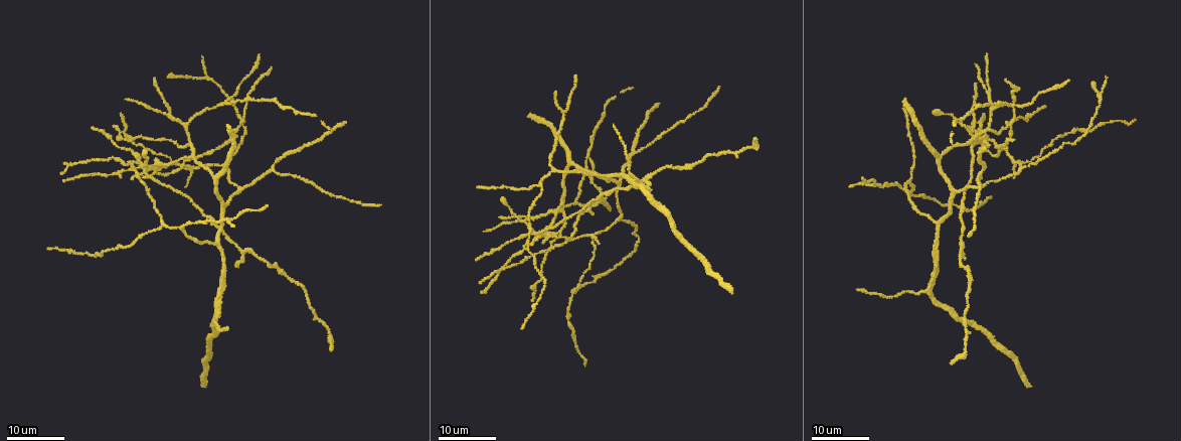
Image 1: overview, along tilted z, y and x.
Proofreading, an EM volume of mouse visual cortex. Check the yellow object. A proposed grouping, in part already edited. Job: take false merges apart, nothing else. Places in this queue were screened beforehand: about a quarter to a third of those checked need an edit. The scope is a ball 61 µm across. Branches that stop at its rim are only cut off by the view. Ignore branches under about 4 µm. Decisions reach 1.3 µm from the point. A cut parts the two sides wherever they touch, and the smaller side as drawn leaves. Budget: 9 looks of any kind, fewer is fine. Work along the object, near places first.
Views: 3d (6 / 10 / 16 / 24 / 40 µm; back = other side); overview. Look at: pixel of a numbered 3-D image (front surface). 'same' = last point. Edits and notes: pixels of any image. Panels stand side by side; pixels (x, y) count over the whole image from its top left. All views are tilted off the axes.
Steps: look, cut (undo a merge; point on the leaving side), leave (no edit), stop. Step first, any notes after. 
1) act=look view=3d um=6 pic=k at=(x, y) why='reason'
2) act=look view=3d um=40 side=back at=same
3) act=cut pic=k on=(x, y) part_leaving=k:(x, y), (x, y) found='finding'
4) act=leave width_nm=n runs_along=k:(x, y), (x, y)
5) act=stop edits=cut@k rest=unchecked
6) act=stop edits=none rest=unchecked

act=look view=3d um=16 pic=1 at=(591, 235) why='four-way junction'

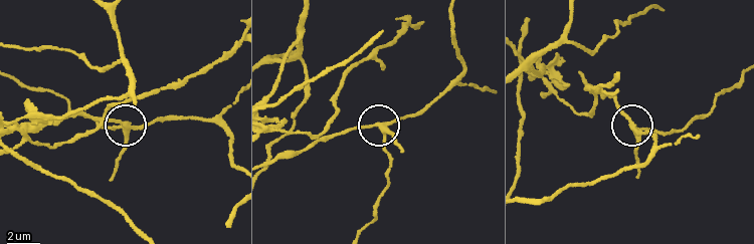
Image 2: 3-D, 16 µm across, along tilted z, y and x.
act=look view=3d um=6 pic=2 at=(633, 131) why='zoom in'

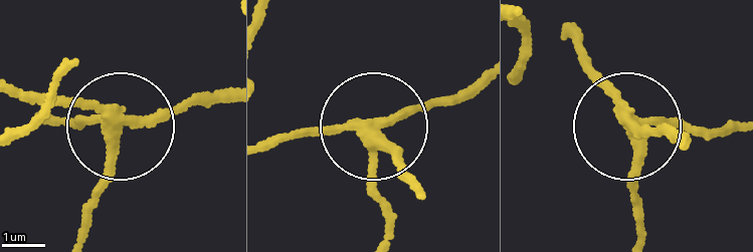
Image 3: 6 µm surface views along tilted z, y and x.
act=look view=3d um=6 side=back pic=3 at=(369, 138) why='from behind'

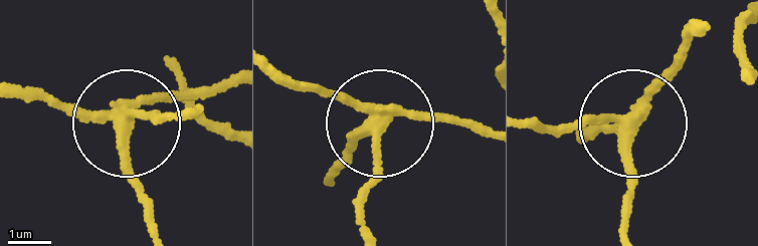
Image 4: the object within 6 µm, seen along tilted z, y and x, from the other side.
act=cut pic=4 on=(126, 175) width_nm=270 part_leaving=4:(118, 111), (192, 111) found='a second neuron is stuck on'

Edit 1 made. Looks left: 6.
act=look view=overview

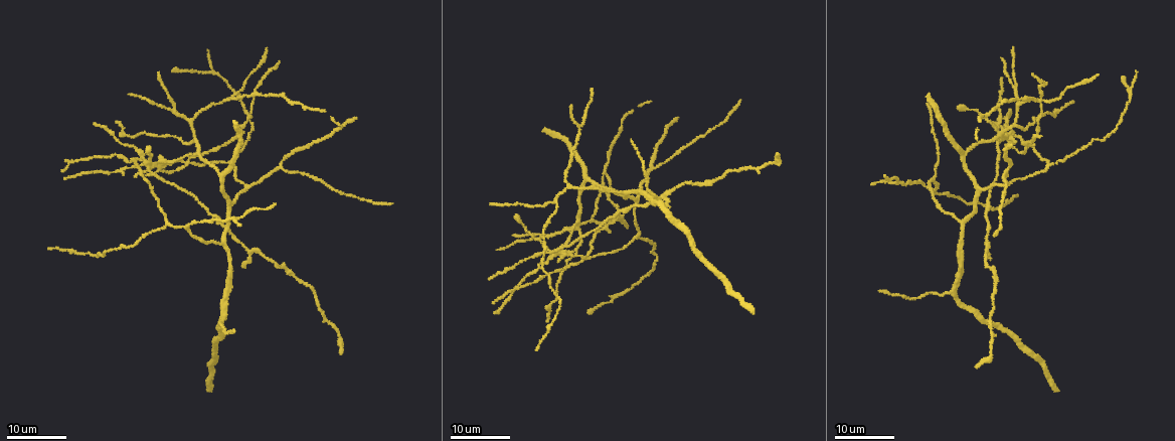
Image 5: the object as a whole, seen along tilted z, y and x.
act=look view=3d um=16 pic=5 at=(561, 254) why='four arms meet'

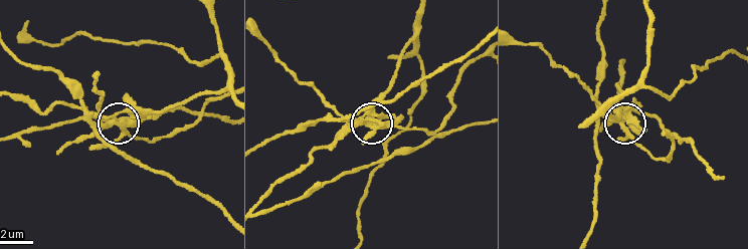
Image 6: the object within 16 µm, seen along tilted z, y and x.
act=look view=3d um=6 pic=6 at=(620, 122)

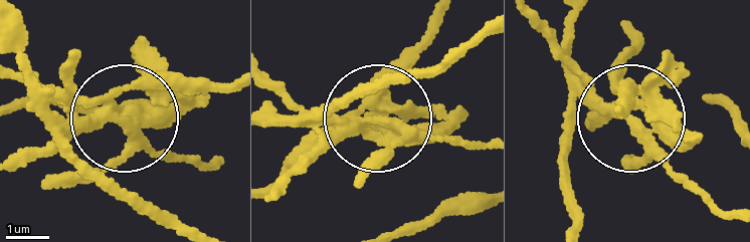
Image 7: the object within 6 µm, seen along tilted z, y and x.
act=look view=3d um=6 side=back pic=7 at=(115, 118) why='from behind'

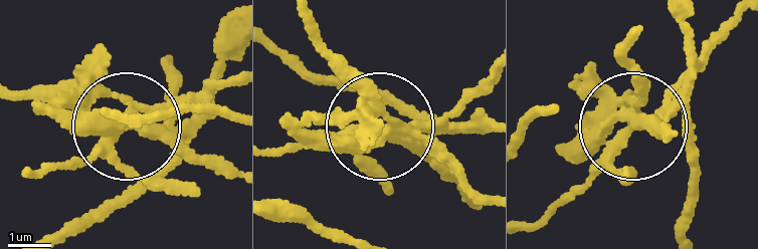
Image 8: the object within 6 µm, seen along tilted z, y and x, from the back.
act=cut pic=8 on=(85, 122) found='two neurons meet here'

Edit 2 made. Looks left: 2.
act=look view=3d um=16 pic=5 at=(622, 191) why='a fork'

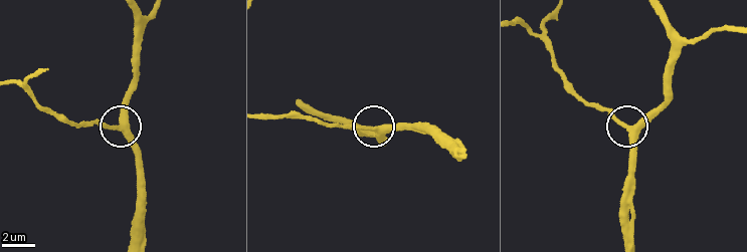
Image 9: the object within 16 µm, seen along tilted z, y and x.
act=look view=3d um=10 pic=9 at=(375, 127)

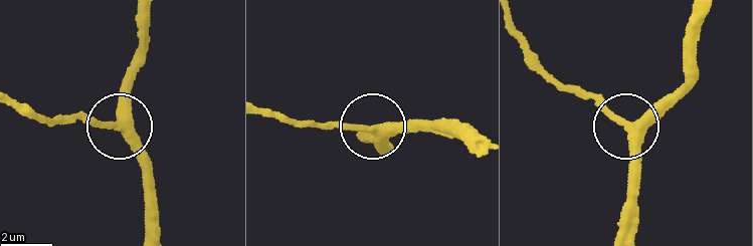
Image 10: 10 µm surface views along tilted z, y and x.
act=leave width_nm=310 runs_along=10:(139, 16), (137, 55), (120, 120), (144, 173) found='one neuron here'

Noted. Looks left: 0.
act=stop edits=cut@4,cut@8 rest=unchecked

